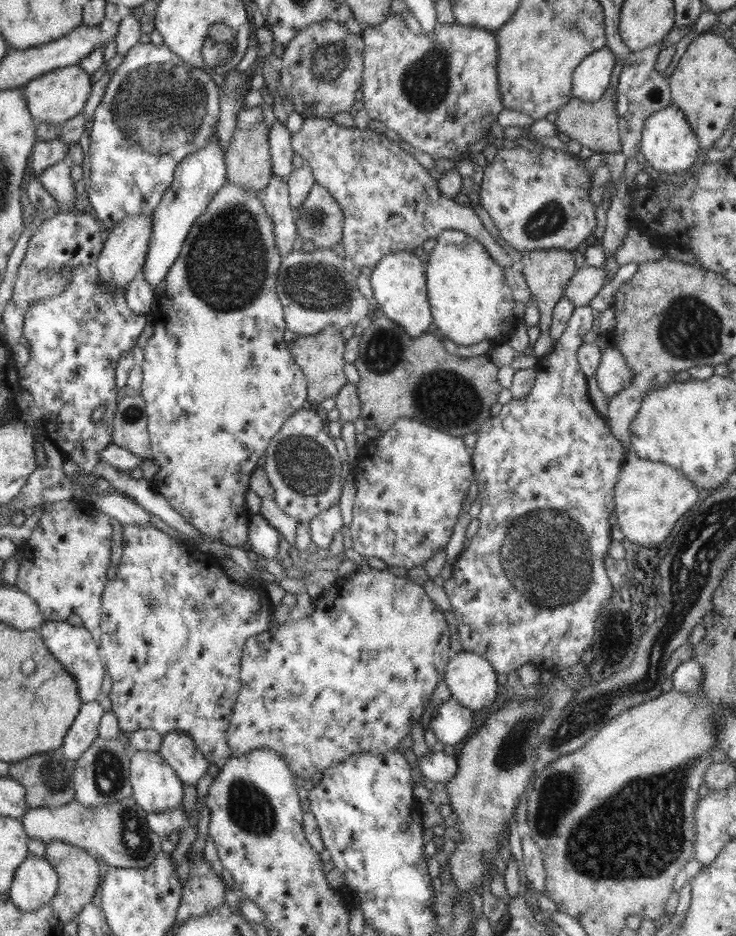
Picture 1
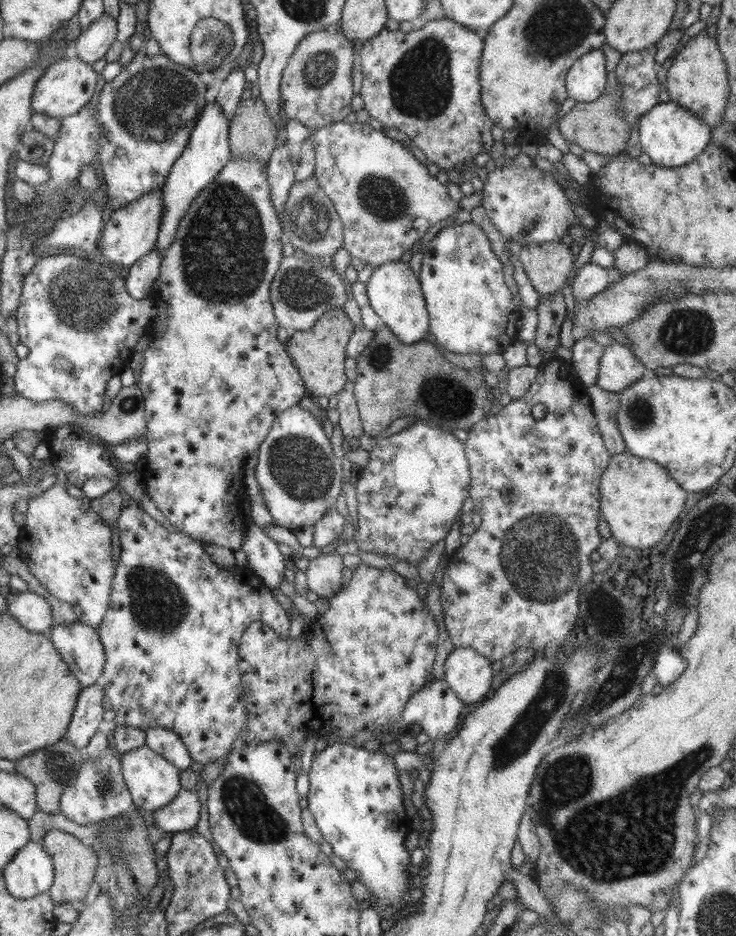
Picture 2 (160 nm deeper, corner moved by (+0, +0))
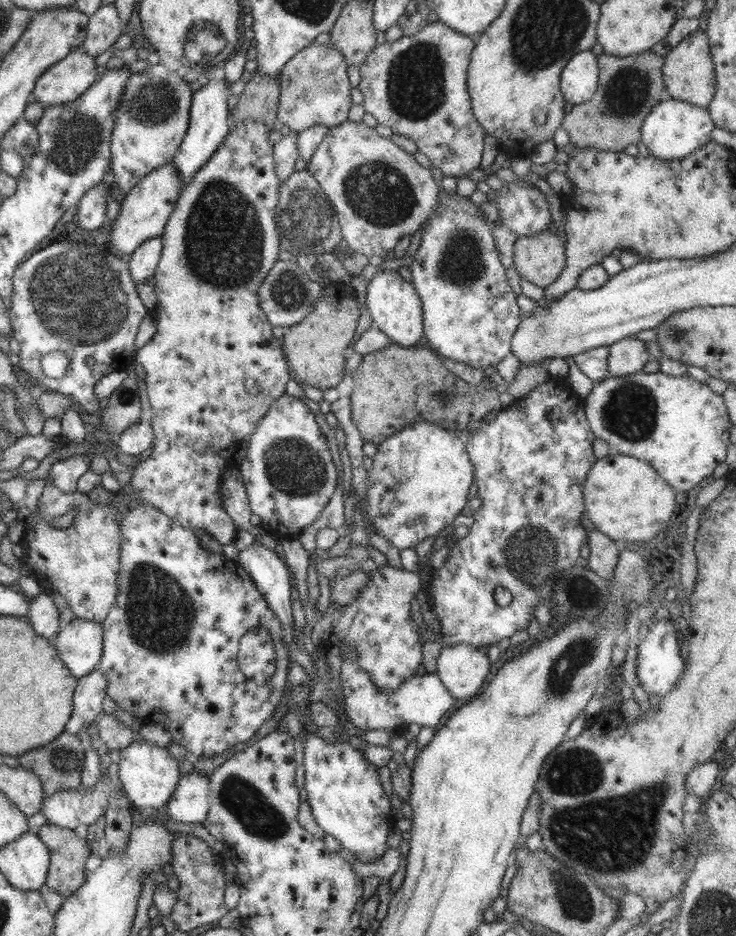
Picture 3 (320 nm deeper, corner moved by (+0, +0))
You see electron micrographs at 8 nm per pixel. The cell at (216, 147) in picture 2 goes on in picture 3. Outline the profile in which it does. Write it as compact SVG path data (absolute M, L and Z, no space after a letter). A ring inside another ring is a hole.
M211 79L203 84L199 90L192 93L191 107L189 108L189 125L179 150L174 155L173 163L182 180L182 186L190 184L190 180L197 175L198 170L216 152L224 137L229 133L227 100L231 91L224 79Z

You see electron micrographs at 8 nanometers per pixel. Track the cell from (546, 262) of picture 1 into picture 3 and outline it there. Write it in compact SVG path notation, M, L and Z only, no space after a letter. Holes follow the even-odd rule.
M550 230L517 238L513 250L514 265L522 279L545 289L566 266L565 243Z

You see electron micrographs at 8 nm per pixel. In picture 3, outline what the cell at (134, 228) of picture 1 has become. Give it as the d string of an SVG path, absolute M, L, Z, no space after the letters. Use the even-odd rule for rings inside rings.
M173 161L149 172L125 197L120 197L120 212L112 222L108 249L126 259L146 240L161 237L182 191L182 180Z

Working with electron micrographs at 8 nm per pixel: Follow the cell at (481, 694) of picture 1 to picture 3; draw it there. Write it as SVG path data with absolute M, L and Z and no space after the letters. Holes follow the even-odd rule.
M464 643L446 645L440 651L435 674L454 699L472 698L481 692L491 663L484 650Z

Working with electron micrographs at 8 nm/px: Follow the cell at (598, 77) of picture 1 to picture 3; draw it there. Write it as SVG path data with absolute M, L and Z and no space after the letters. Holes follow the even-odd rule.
M591 50L578 52L564 66L560 88L565 102L582 104L593 97L598 86L598 61Z

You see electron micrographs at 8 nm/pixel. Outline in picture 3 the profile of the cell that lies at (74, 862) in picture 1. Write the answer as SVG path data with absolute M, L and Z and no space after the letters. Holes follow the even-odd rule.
M45 823L41 826L37 835L50 853L50 866L45 884L63 897L69 897L85 881L85 862L91 853L88 842L86 839L78 837L74 830L50 823Z

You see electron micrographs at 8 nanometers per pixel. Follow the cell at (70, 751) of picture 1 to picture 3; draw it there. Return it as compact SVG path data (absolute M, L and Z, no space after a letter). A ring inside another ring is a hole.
M98 669L78 679L73 694L73 712L84 720L83 730L87 732L92 723L97 723L103 713L102 703L106 698L107 680Z

